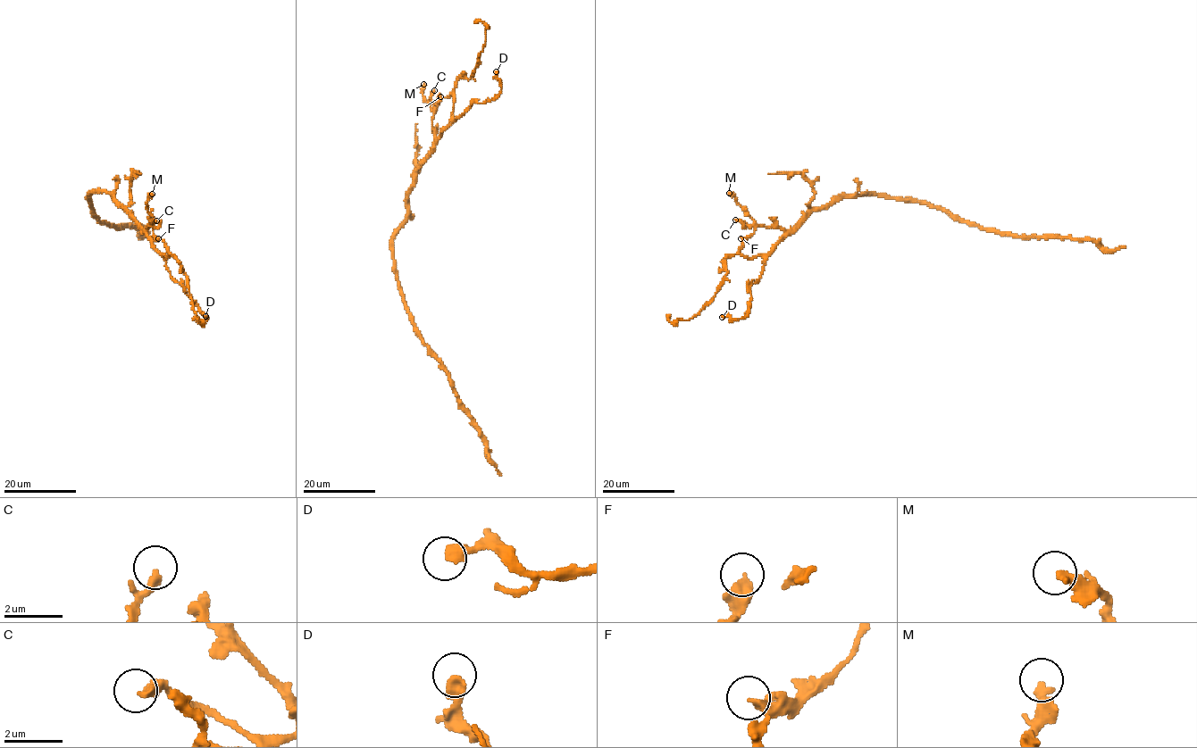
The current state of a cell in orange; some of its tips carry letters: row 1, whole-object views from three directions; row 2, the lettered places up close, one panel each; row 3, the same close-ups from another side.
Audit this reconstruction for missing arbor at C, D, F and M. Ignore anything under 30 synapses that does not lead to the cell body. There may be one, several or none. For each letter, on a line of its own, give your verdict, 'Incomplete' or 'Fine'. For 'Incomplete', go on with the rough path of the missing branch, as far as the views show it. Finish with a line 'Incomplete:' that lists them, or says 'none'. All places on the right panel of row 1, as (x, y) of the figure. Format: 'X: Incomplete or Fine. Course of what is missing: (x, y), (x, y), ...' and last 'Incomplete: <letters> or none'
C: Fine
D: Fine
F: Fine
M: Fine
Incomplete: none

